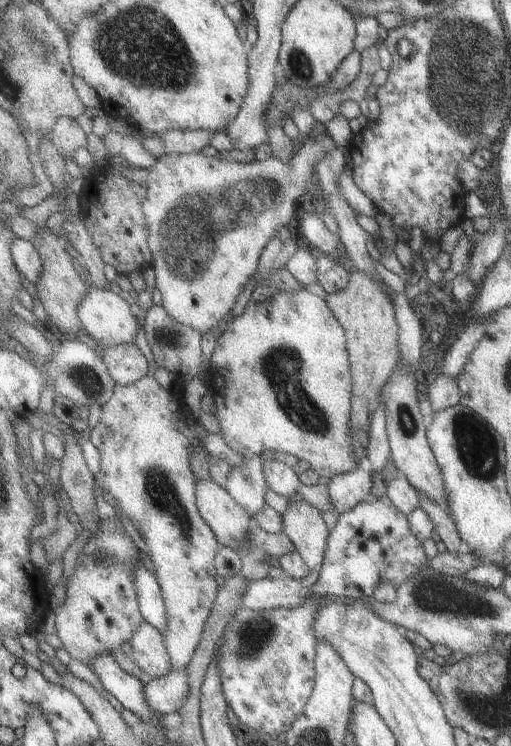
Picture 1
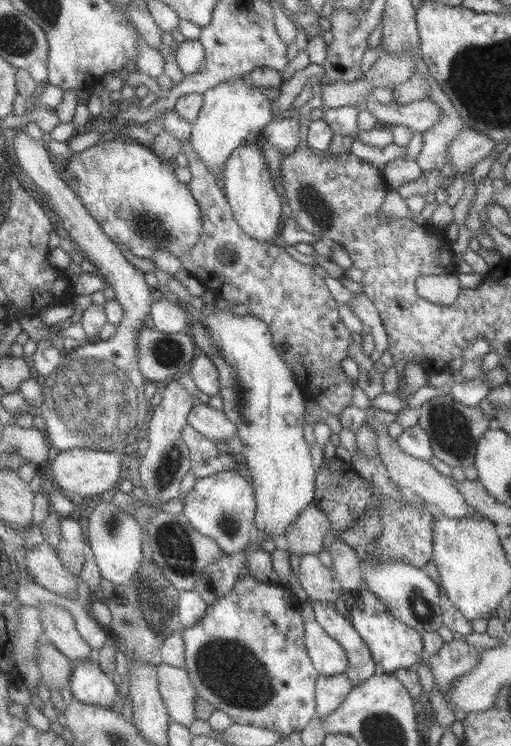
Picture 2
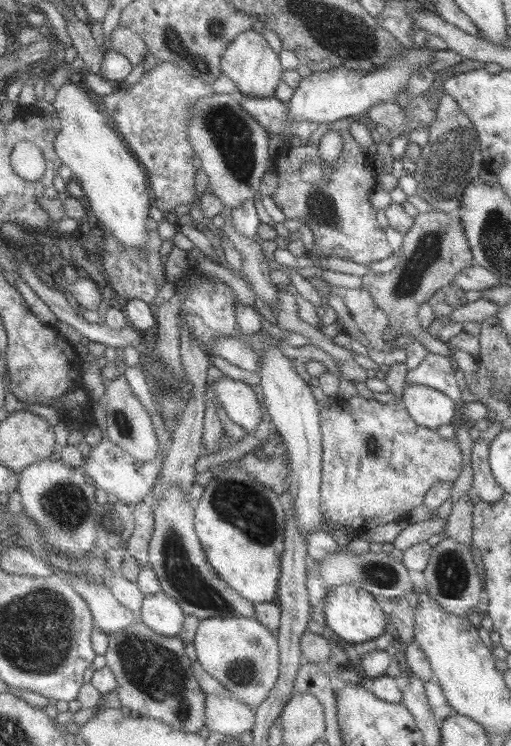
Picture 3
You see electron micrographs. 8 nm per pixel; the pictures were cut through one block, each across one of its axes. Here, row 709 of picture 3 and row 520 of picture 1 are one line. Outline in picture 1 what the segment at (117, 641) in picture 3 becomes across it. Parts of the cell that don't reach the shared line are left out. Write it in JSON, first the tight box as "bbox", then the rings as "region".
{"bbox":[91,375,224,671],"region":[[[145,375],[141,380],[134,382],[130,385],[116,384],[111,401],[107,402],[102,407],[101,420],[91,432],[91,442],[97,448],[100,453],[100,470],[96,474],[96,488],[98,493],[110,494],[115,498],[117,502],[117,515],[127,522],[127,525],[140,536],[140,540],[143,546],[145,554],[148,559],[153,563],[153,571],[157,575],[159,584],[161,586],[161,594],[163,594],[165,602],[165,610],[167,610],[167,616],[169,616],[169,622],[167,622],[167,628],[165,632],[162,632],[164,636],[165,646],[169,652],[169,656],[173,662],[173,671],[185,670],[189,663],[192,661],[193,655],[196,653],[197,647],[200,645],[202,635],[204,634],[205,625],[208,624],[209,617],[212,616],[212,610],[216,602],[217,594],[220,592],[219,584],[217,584],[218,572],[216,569],[216,556],[220,552],[221,548],[224,548],[223,544],[217,540],[217,535],[213,532],[212,526],[203,518],[200,510],[197,506],[197,480],[195,474],[193,474],[193,444],[195,444],[194,430],[189,428],[190,420],[187,419],[187,415],[181,412],[181,404],[179,404],[178,398],[175,396],[176,390],[171,390],[173,385],[169,384],[165,389],[153,376]]]}

